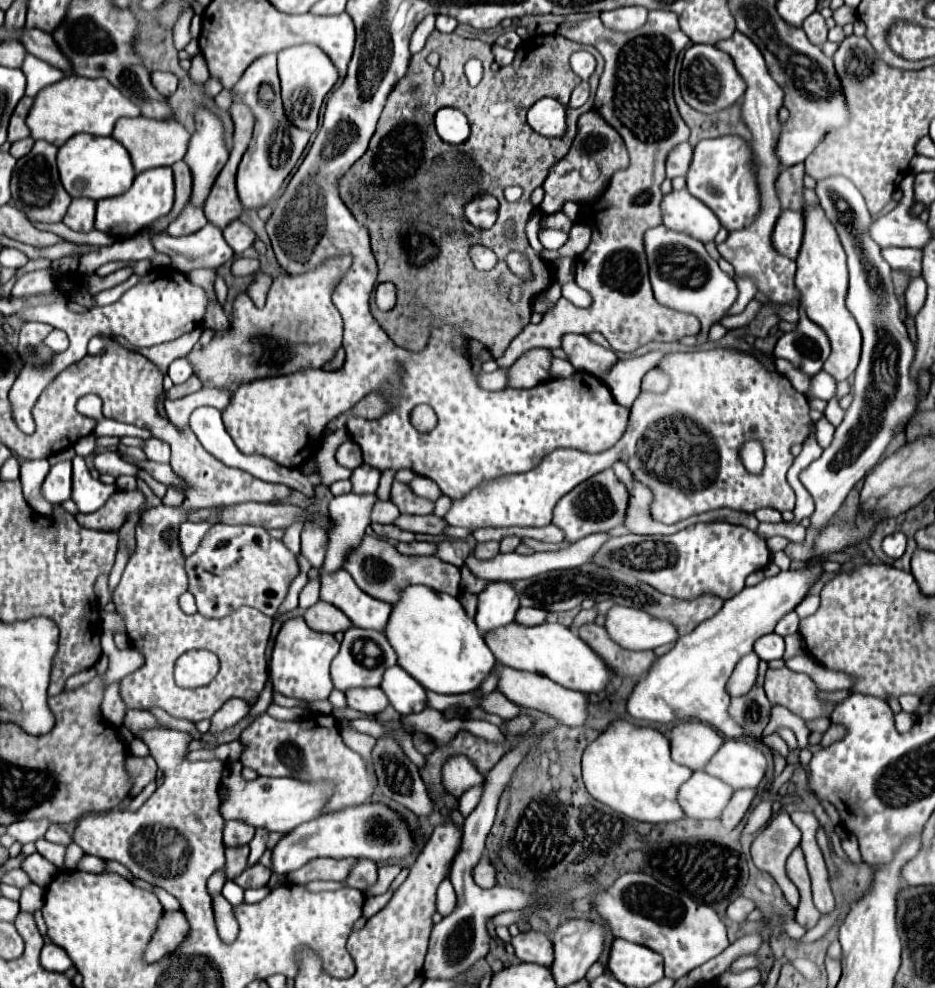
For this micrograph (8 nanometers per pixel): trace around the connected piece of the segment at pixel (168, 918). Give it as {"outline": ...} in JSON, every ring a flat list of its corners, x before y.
{"outline":[[164,911,158,919,158,927,146,947,144,961,154,963,160,961,164,955,172,953,188,935,188,921,182,911]]}

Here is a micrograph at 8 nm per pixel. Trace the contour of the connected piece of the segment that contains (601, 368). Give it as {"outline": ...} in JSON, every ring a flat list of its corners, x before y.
{"outline":[[567,333,562,337,562,349,568,353,570,363,578,371,588,371,598,379,604,379,610,367,618,363,618,355,590,341,586,335]]}

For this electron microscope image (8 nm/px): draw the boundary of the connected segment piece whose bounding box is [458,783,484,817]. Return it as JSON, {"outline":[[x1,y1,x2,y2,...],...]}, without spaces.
{"outline":[[484,783,474,785,474,787,470,787,468,791,462,793,458,809,460,809,460,813,462,813,464,817,468,817,468,815,472,813,472,809,476,809,476,805,480,803,480,797,482,797,482,785,484,785]]}

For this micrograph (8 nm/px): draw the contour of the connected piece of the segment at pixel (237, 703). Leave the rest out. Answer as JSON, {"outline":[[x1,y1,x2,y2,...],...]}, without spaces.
{"outline":[[230,699,230,701,226,701,226,703,222,705,222,709,212,717,212,727,210,727,210,731,212,731,212,733,224,731,224,729,236,725,246,713,248,713,246,701,242,701,242,699]]}

